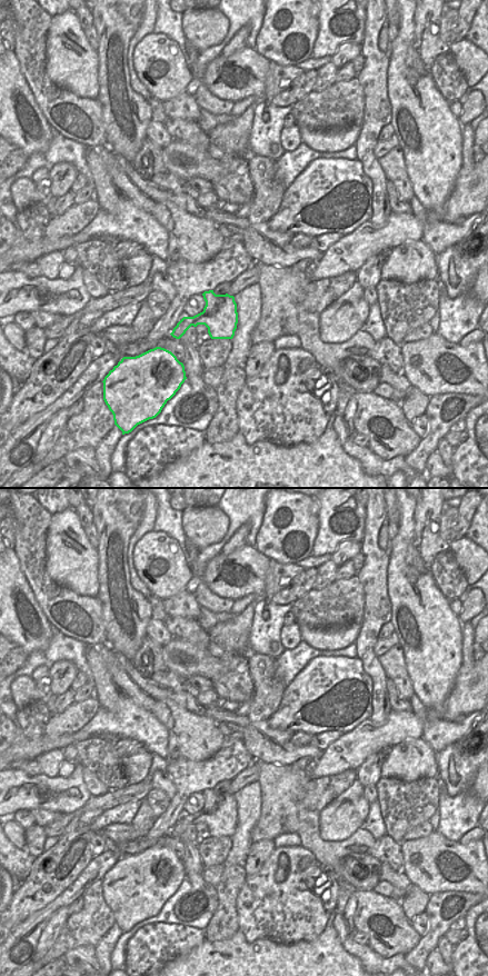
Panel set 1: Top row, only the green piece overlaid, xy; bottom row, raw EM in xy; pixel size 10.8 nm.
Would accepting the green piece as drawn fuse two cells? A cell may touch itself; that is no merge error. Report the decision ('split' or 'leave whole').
leave whole

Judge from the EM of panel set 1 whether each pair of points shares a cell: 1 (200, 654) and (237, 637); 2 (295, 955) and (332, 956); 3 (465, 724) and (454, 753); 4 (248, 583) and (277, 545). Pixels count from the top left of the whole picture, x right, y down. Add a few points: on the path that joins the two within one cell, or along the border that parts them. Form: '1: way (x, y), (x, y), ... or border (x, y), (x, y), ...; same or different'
1: way (209, 654), (219, 654), (228, 645); same
2: way (304, 955), (318, 955), (321, 952), (324, 954); same
3: border (455, 743), (448, 744), (437, 753); different
4: border (255, 547), (271, 559); different

